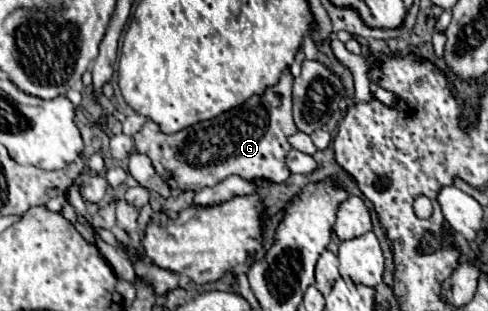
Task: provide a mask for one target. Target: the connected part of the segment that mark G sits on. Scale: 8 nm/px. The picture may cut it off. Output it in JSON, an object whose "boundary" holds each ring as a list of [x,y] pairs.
{"boundary":[[[285,71],[279,83],[263,95],[255,95],[215,119],[195,123],[171,135],[161,133],[153,121],[147,121],[133,137],[135,149],[151,159],[157,175],[161,175],[171,189],[197,193],[203,187],[217,185],[229,175],[239,175],[243,179],[261,177],[281,183],[289,177],[285,155],[291,145],[287,143],[287,135],[297,133],[291,115],[291,87],[293,77]]]}

